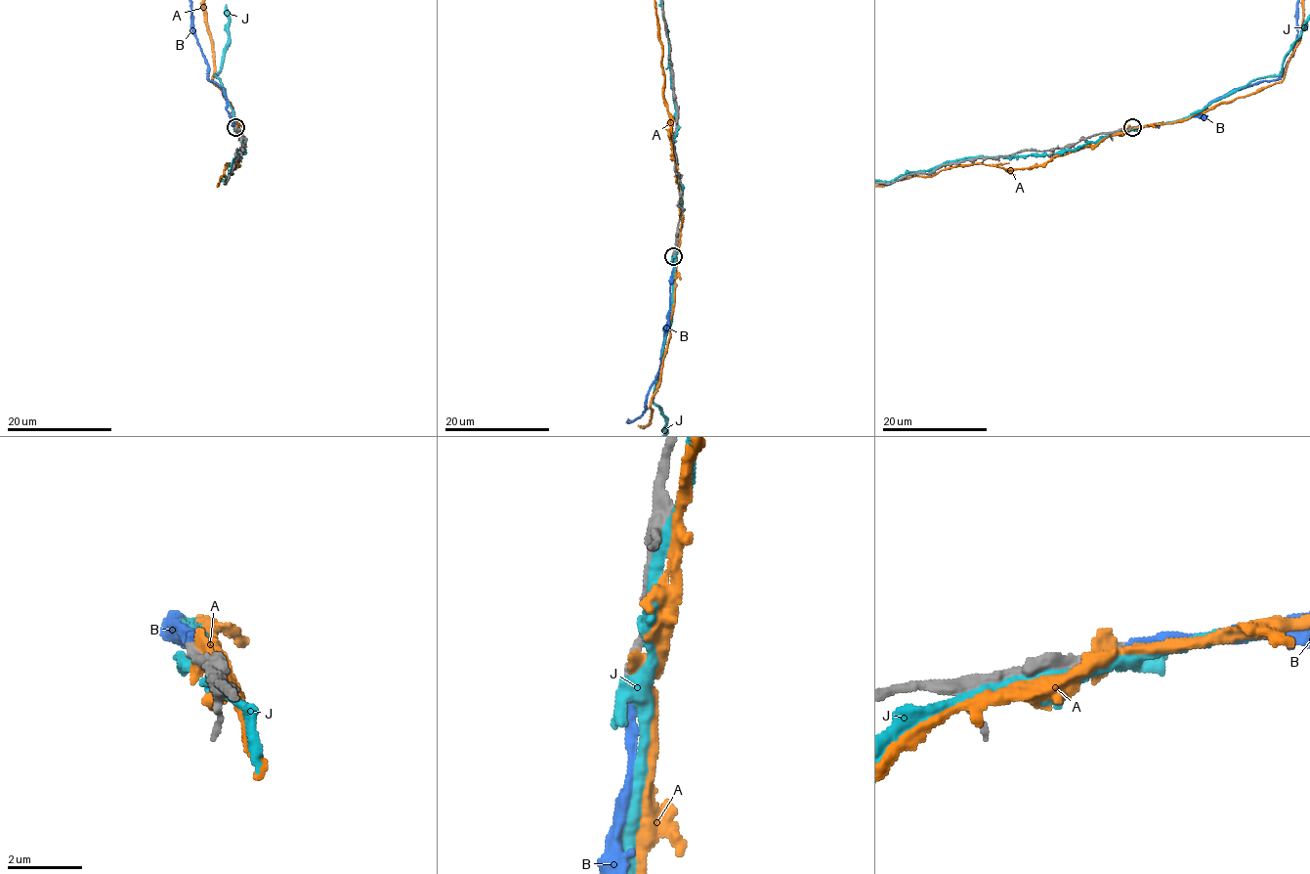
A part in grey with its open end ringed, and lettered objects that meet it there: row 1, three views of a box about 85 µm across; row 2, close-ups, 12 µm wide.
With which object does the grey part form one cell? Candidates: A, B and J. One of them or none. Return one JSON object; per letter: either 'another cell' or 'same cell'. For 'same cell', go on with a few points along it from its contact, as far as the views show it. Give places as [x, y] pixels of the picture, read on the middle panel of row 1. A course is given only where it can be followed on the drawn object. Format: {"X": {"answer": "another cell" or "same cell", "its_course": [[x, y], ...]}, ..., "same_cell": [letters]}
{"A": {"answer": "another cell"}, "B": {"answer": "same cell"}, "J": {"answer": "another cell"}, "same_cell": ["B"]}

